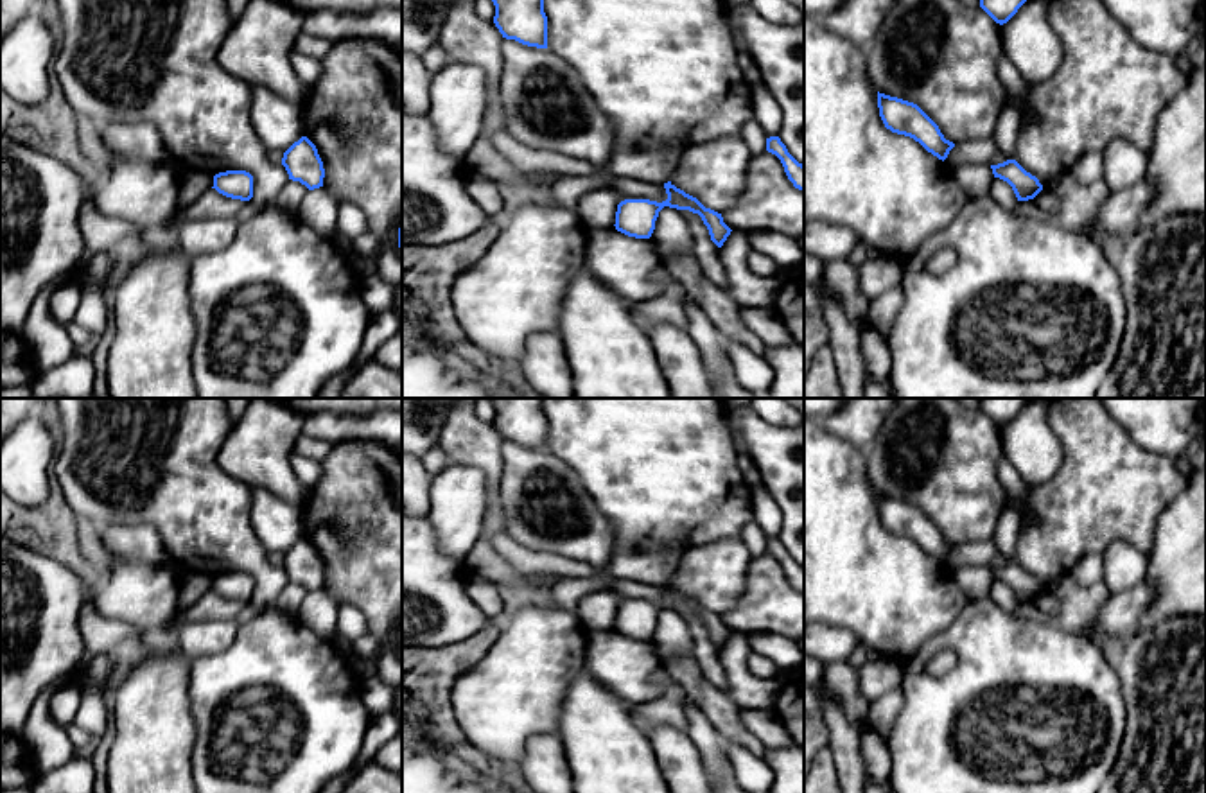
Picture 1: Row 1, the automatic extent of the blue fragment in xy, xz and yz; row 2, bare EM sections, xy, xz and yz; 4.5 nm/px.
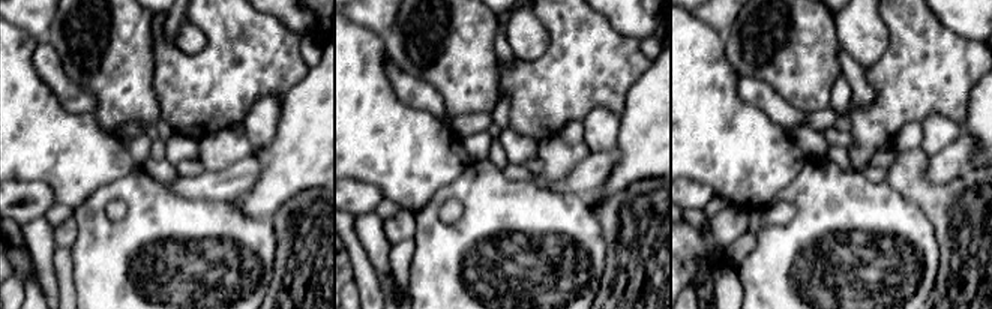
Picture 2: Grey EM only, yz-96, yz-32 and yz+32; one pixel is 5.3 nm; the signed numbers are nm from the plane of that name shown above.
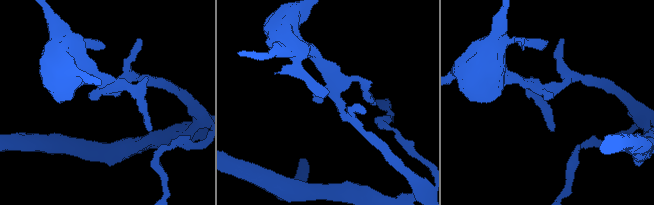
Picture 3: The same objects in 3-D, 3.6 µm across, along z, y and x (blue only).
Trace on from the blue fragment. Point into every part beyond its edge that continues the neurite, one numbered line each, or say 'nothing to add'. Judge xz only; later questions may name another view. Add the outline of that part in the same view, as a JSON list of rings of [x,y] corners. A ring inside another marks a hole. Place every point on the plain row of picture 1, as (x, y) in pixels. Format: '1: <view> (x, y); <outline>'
nothing to add

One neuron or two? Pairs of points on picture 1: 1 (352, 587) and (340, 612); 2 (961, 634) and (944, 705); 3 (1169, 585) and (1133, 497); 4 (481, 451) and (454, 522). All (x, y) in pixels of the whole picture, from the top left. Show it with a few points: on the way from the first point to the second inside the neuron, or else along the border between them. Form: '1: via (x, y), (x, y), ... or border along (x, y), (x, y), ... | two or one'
1: border along (323, 587), (336, 600), (352, 603), (370, 632) | two
2: via (966, 652), (966, 684), (962, 688) | one
3: border along (1165, 508), (1156, 524), (1154, 546), (1147, 555) | two
4: border along (449, 463), (481, 472), (485, 510) | two

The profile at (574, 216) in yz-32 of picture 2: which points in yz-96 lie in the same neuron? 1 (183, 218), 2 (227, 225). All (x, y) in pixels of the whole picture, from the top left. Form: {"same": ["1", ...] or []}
{"same": ["1", "2"]}

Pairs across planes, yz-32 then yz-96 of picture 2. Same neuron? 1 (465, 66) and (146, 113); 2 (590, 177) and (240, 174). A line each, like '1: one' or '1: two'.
1: one
2: one

